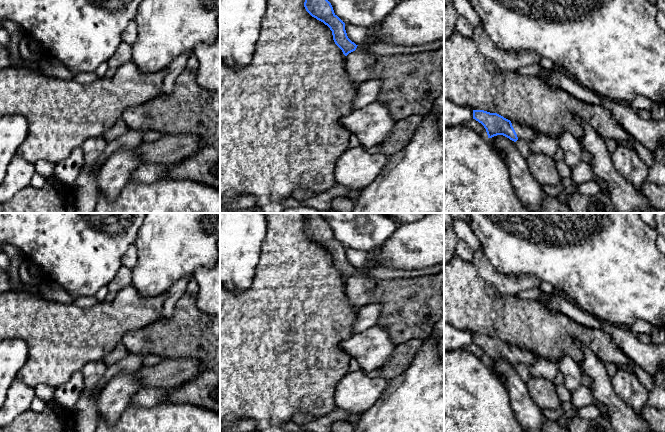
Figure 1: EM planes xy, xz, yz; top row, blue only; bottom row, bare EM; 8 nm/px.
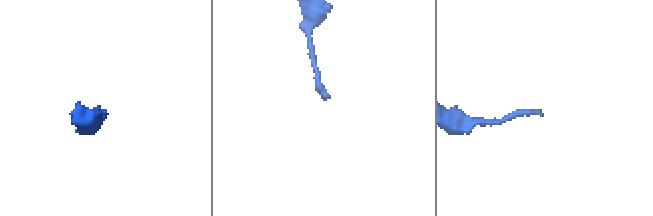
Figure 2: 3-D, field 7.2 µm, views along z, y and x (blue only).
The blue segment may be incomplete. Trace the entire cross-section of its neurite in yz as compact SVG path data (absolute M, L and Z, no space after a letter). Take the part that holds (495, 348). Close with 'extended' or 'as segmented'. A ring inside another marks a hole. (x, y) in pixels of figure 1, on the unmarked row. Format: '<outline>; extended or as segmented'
M473 334L473 343L484 350L488 362L503 359L514 366L518 363L529 366L539 359L533 352L518 346L511 346L497 337Z; extended

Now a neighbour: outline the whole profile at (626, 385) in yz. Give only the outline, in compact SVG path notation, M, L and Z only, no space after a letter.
M618 369L611 383L615 393L629 406L632 406L637 414L647 405L649 391L631 372Z

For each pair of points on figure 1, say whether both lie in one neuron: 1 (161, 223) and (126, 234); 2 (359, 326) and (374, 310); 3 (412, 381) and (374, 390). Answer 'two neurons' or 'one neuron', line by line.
1: two neurons
2: one neuron
3: two neurons

